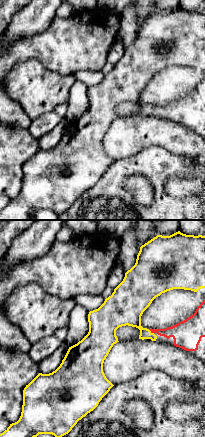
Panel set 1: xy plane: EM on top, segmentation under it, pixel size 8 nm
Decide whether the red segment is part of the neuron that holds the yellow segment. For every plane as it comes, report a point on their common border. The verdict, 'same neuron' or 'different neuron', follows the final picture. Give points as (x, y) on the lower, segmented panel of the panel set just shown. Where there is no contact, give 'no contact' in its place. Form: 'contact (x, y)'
contact (150, 331)

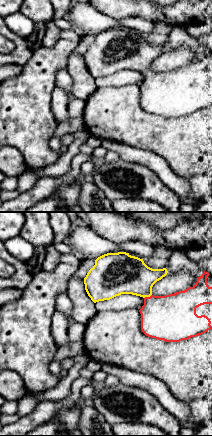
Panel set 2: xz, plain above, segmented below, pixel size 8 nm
contact (147, 296)

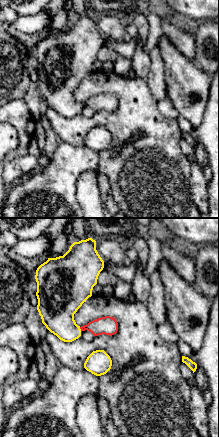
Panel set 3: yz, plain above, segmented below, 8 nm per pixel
contact (80, 329)

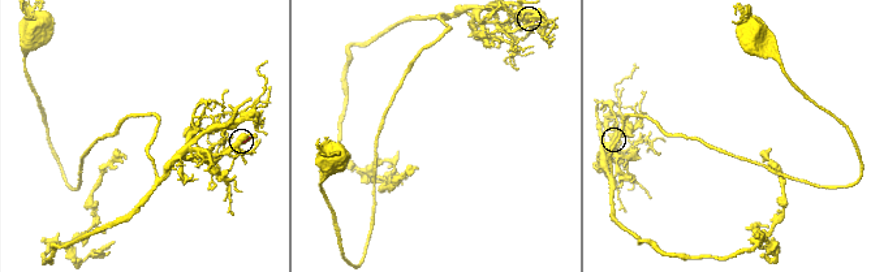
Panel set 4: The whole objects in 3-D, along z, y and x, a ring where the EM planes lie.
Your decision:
same neuron

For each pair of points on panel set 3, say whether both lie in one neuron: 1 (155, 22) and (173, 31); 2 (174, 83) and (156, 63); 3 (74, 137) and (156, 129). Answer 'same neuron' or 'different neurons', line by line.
1: different neurons
2: different neurons
3: same neuron

